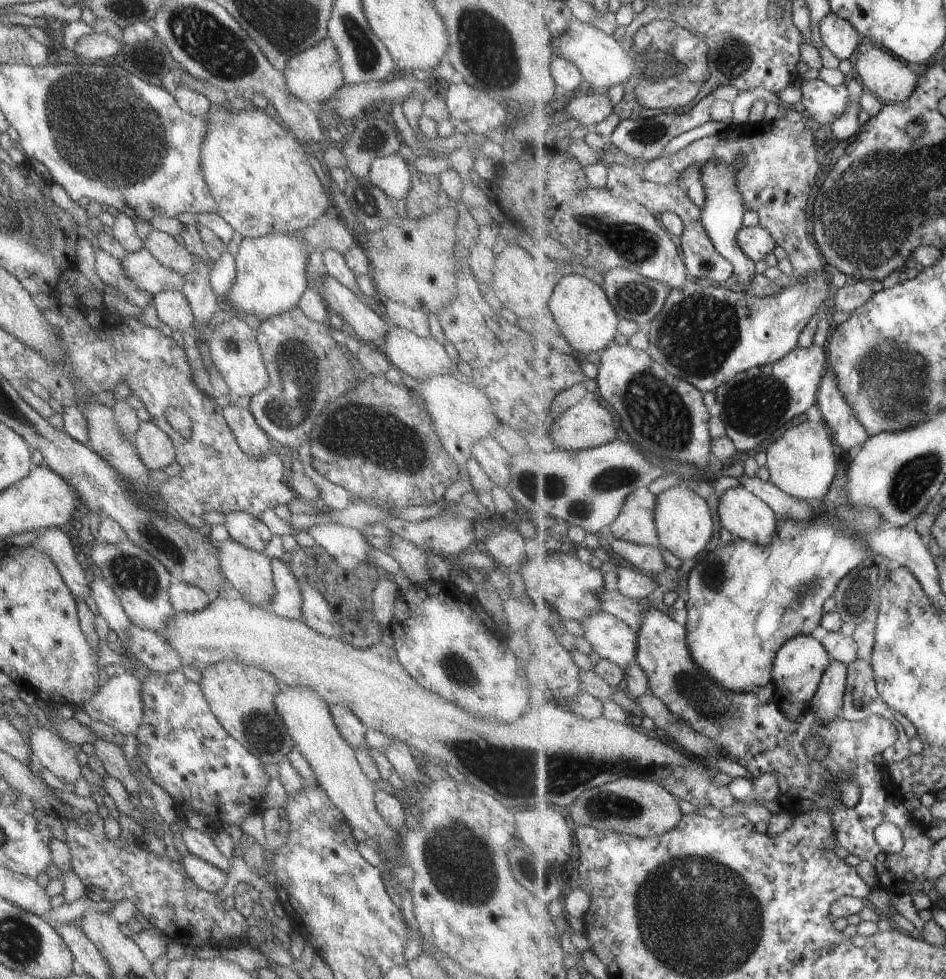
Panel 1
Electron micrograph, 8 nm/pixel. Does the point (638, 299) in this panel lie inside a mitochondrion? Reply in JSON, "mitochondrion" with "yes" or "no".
{"mitochondrion":"yes"}

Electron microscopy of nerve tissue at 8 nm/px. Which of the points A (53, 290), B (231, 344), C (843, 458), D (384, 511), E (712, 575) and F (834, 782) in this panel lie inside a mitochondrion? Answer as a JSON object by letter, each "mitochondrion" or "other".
{"A":"other","B":"mitochondrion","C":"other","D":"other","E":"mitochondrion","F":"other"}

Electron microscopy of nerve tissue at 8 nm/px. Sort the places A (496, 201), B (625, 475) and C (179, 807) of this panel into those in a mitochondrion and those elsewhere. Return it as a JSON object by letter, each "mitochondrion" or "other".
{"A":"other","B":"mitochondrion","C":"other"}

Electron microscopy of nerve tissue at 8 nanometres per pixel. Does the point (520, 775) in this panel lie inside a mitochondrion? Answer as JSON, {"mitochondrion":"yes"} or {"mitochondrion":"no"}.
{"mitochondrion":"yes"}

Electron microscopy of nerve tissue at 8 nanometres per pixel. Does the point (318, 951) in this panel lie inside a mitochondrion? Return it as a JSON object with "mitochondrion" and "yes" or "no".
{"mitochondrion":"no"}

